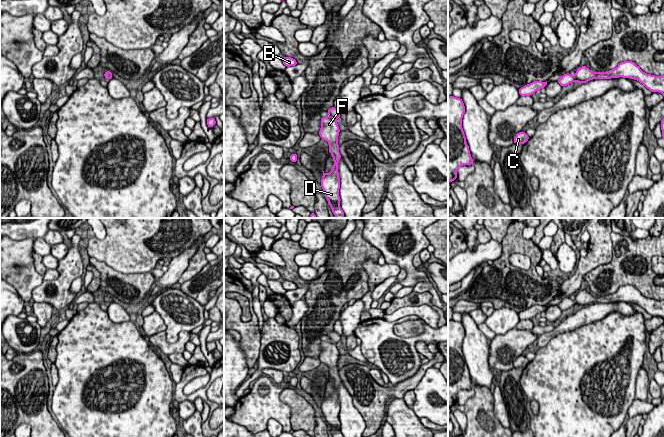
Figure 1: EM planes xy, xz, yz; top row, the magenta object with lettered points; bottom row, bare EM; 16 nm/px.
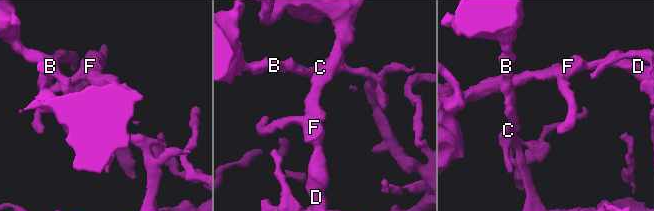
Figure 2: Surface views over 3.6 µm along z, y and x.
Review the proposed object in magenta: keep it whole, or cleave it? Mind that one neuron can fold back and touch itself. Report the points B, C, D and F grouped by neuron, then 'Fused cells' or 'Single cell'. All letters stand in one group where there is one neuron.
Groups: B C D F. Single cell

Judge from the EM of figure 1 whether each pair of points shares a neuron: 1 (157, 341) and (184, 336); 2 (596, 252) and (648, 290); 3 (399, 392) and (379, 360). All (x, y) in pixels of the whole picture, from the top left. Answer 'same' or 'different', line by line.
1: same
2: different
3: different

